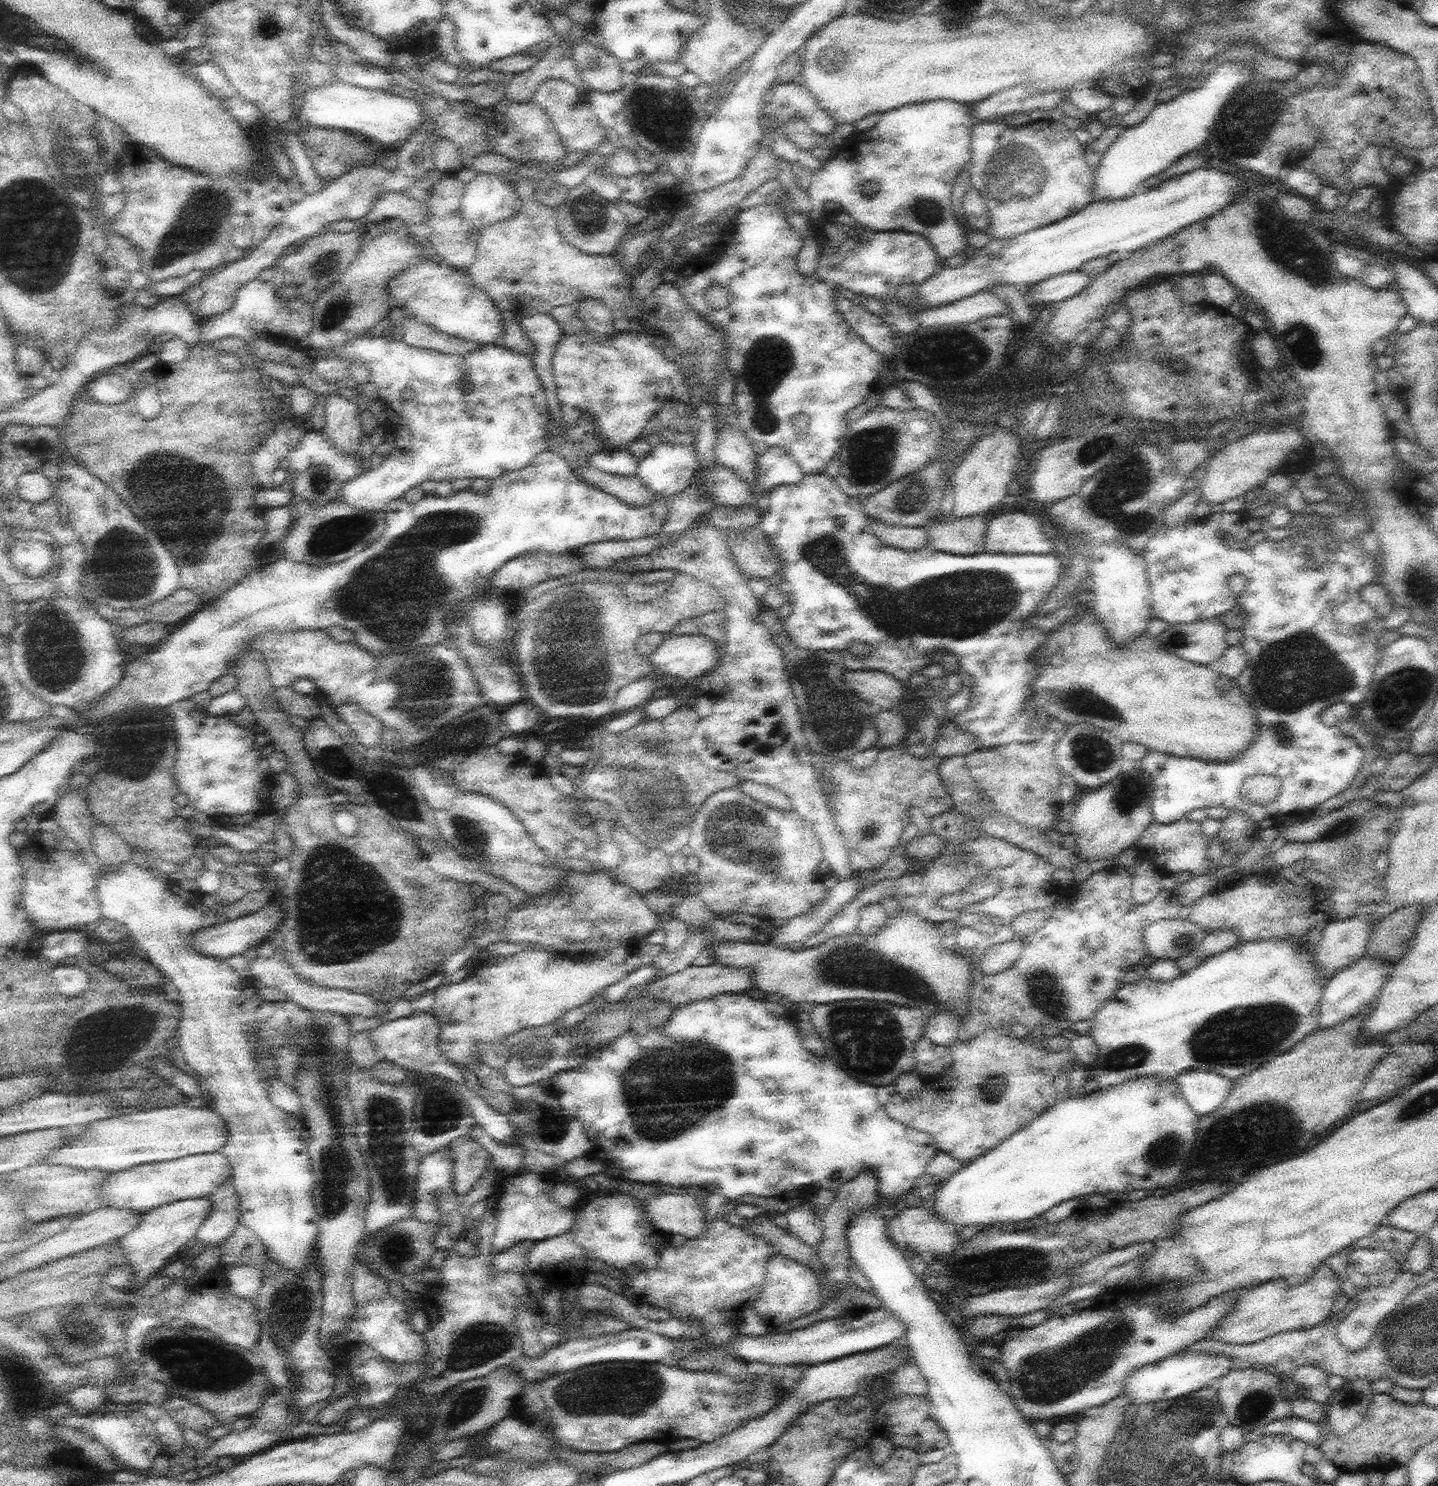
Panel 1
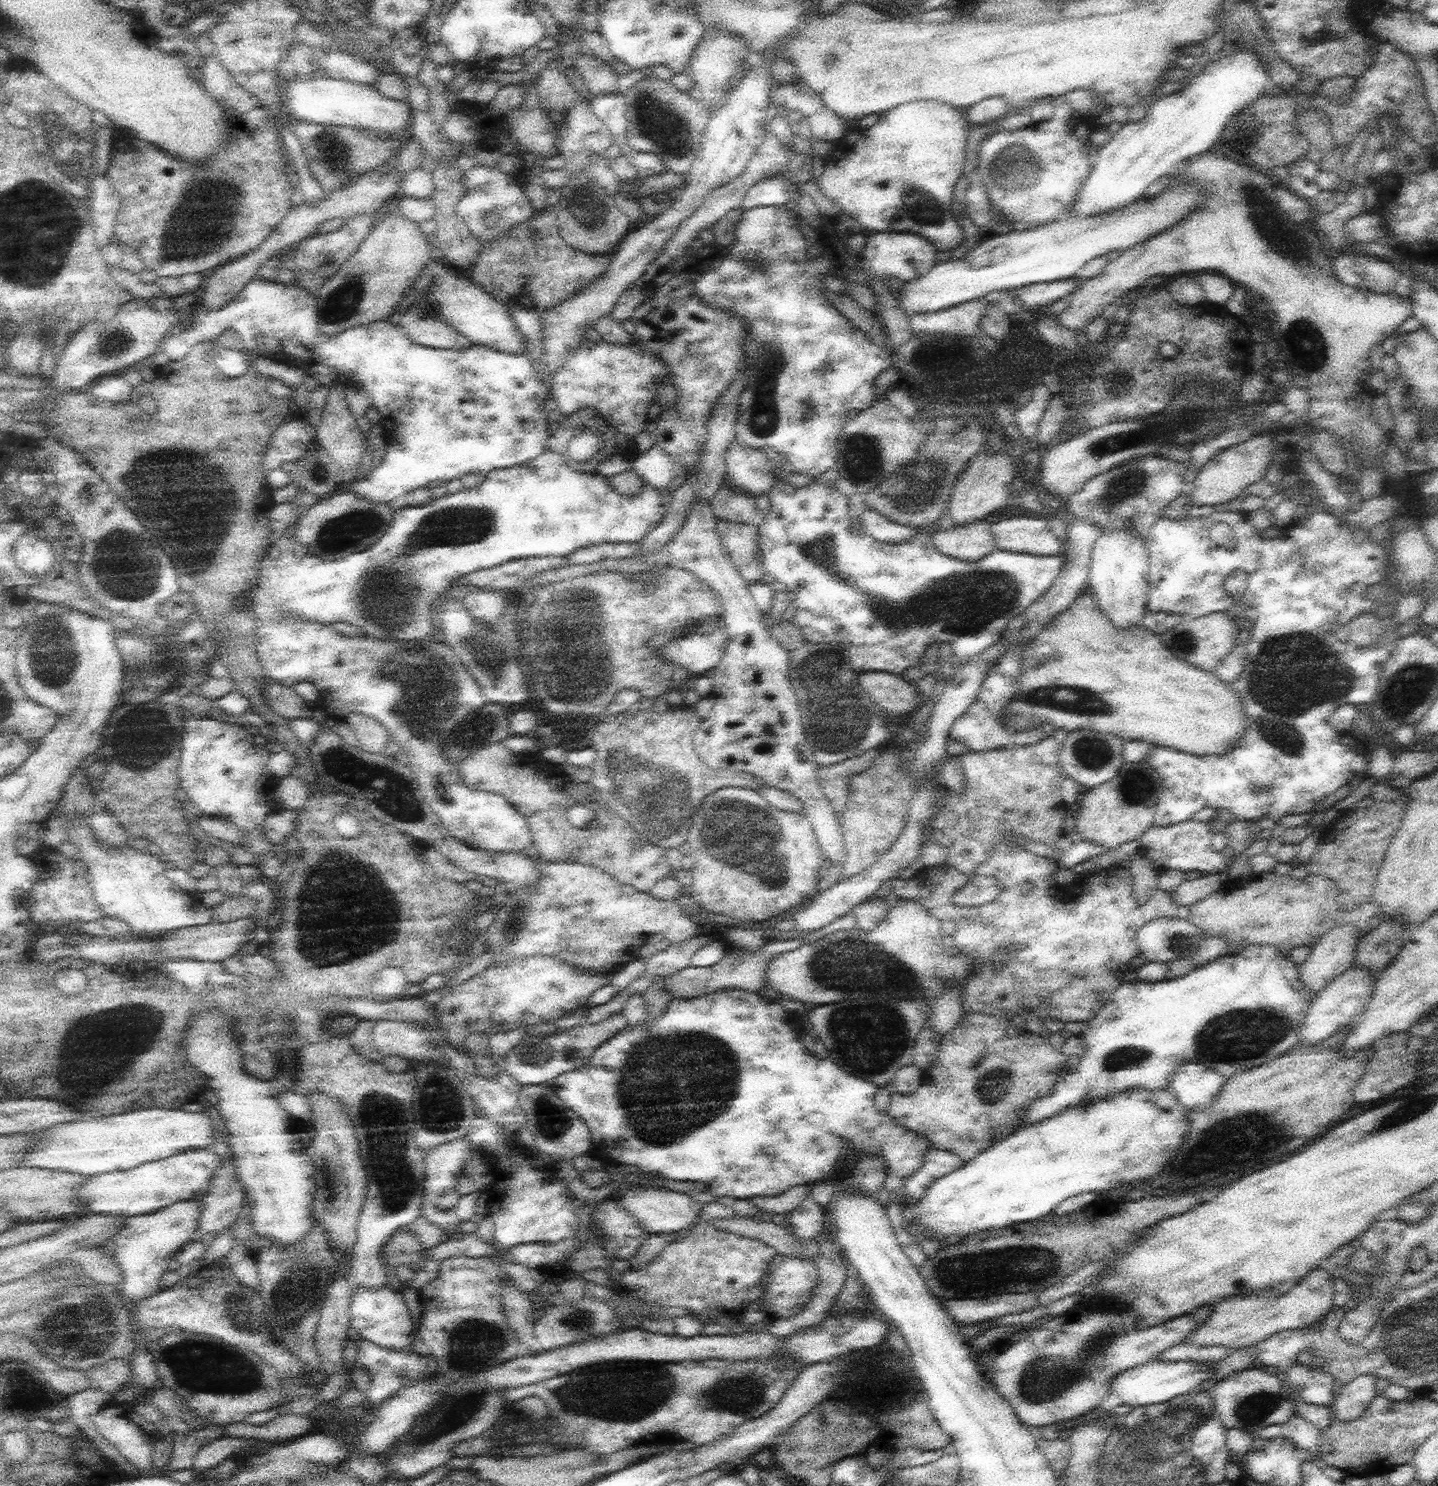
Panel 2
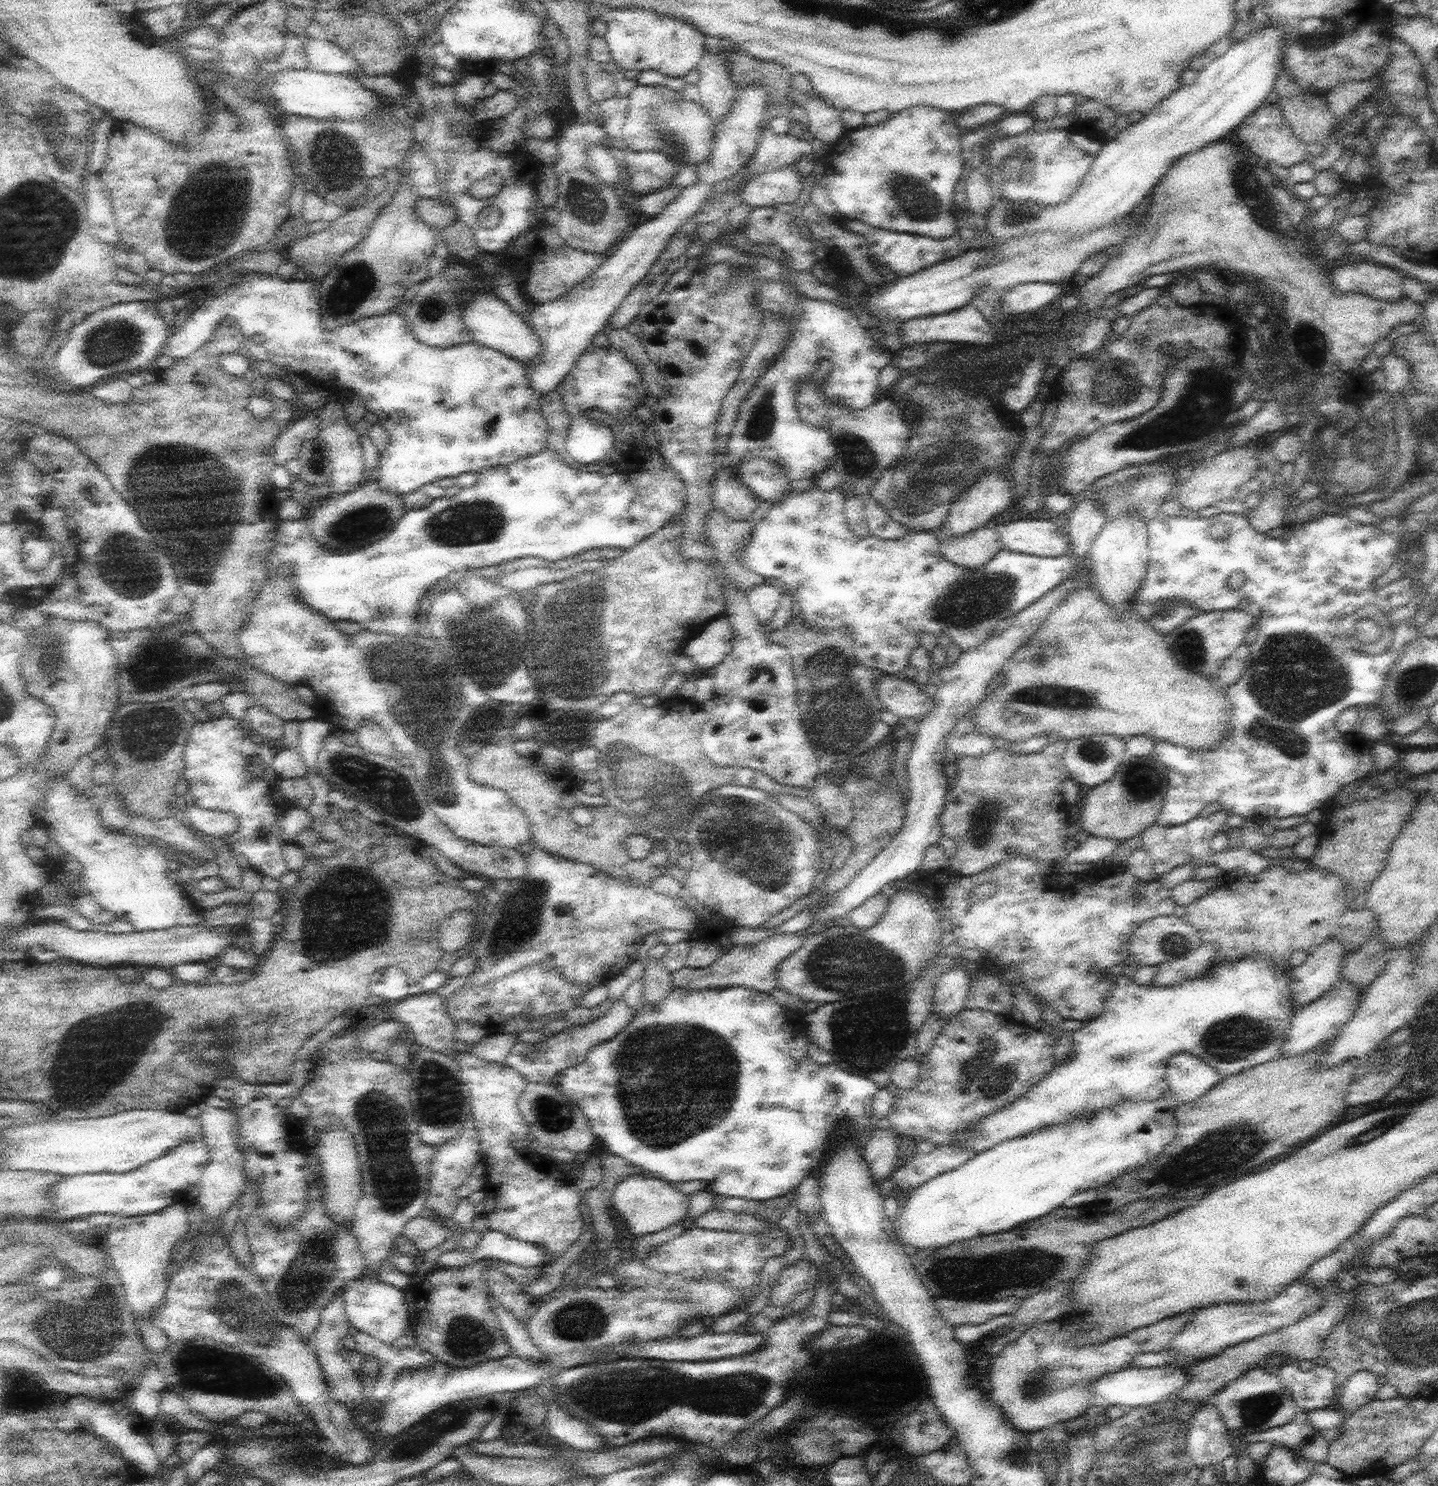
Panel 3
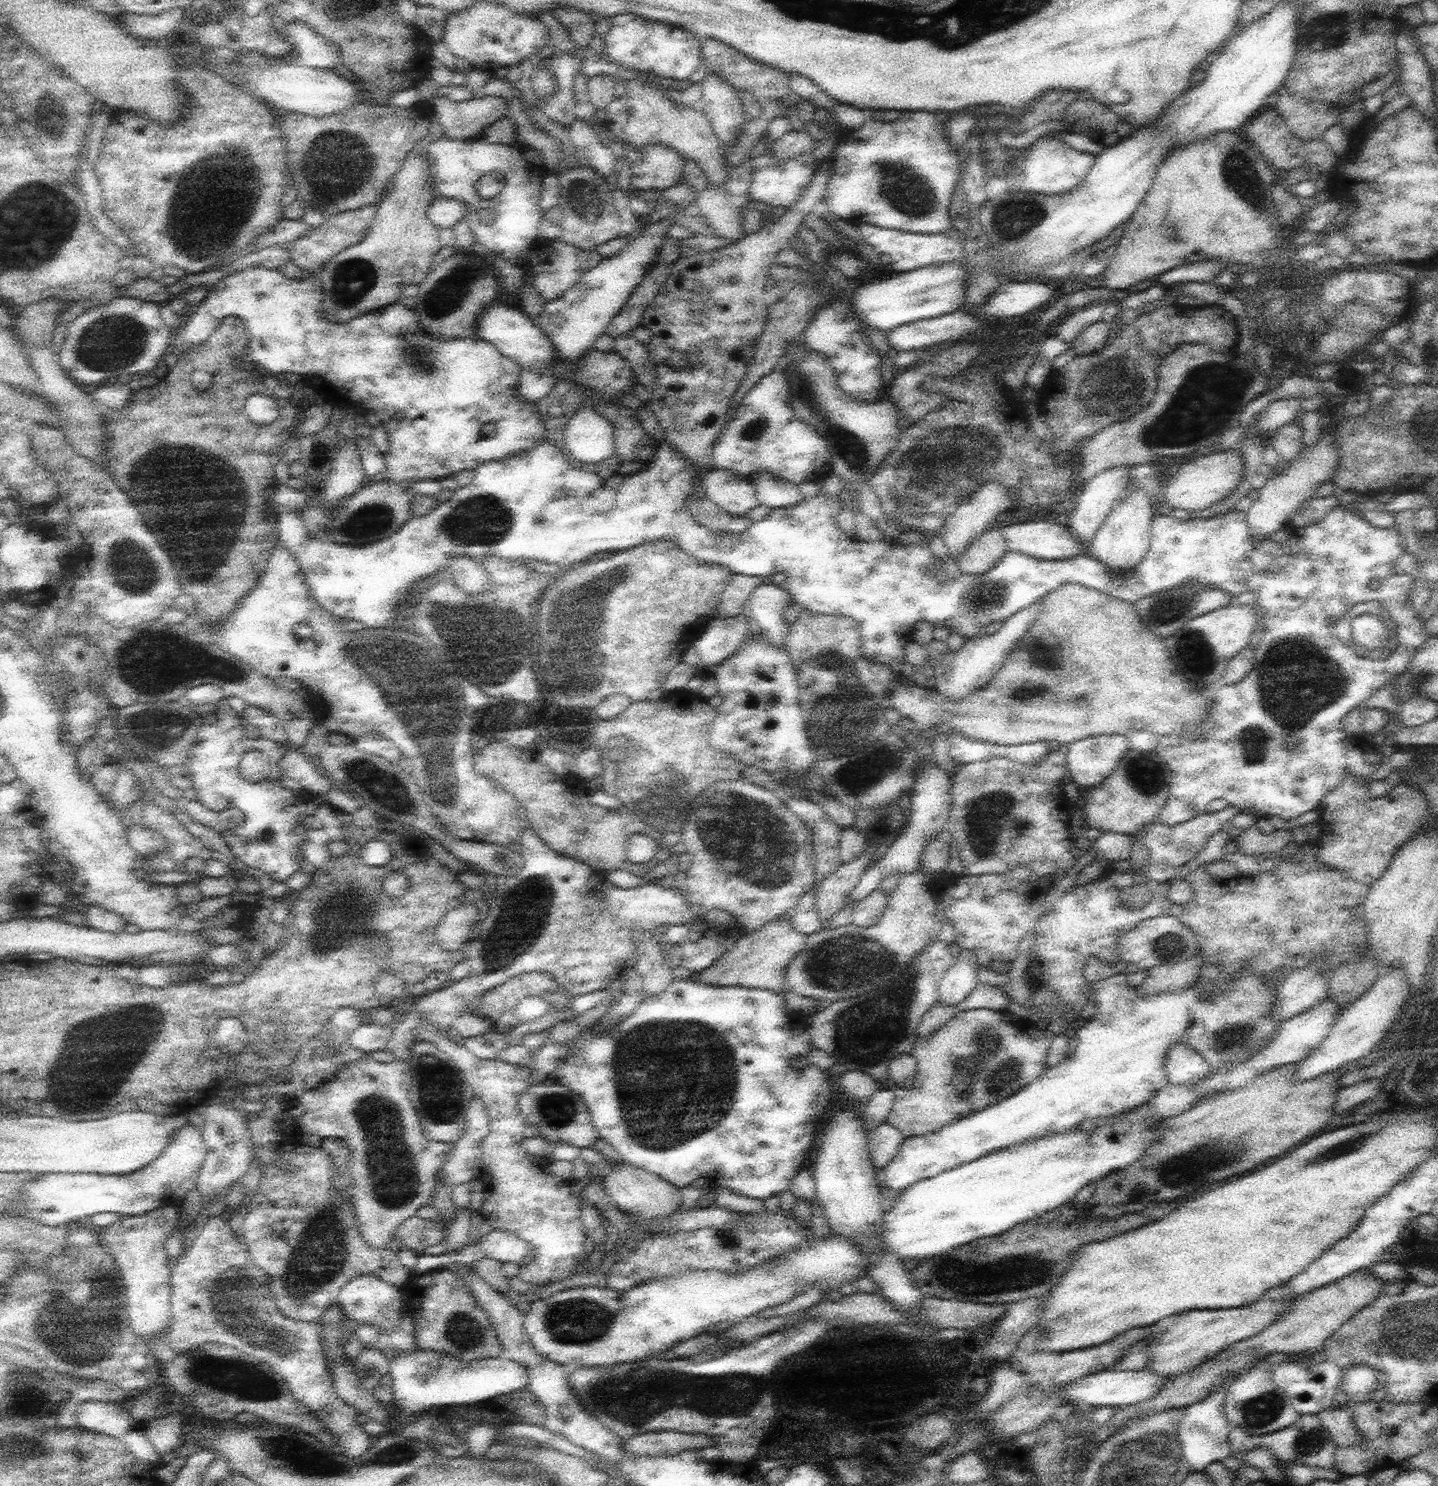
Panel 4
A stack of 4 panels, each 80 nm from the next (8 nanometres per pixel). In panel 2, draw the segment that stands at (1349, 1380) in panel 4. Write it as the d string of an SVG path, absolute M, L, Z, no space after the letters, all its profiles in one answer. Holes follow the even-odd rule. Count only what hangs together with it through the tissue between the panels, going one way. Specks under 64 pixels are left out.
M1363 1374L1343 1384L1330 1404L1334 1410L1335 1421L1352 1423L1362 1417L1370 1403L1381 1393L1382 1383L1373 1374Z

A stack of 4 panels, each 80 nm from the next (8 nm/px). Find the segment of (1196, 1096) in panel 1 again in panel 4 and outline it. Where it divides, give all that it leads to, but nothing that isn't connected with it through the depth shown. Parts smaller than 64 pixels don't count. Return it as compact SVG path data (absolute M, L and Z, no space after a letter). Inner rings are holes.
M1178 1044L1169 1048L1164 1064L1167 1083L1176 1086L1202 1085L1212 1075L1206 1059L1188 1045Z

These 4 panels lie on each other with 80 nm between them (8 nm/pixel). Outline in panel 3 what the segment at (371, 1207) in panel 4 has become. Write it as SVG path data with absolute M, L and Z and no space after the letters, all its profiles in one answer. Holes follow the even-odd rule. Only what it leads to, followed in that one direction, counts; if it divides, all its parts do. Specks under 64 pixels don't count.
M348 1031L337 1039L324 1043L317 1050L316 1070L310 1082L301 1088L299 1097L310 1107L309 1122L318 1133L327 1131L330 1125L344 1125L354 1137L361 1170L362 1196L356 1205L351 1227L362 1252L367 1271L359 1278L378 1278L379 1268L391 1257L393 1242L402 1234L412 1219L426 1210L429 1195L431 1162L439 1146L422 1142L418 1132L413 1106L409 1097L412 1078L407 1067L398 1067L390 1061L375 1060L357 1041L357 1031Z

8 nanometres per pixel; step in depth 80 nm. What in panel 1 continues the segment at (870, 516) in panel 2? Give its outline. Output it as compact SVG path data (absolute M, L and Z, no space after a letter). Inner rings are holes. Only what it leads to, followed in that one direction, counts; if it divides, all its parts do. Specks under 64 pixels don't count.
M868 518L868 522L870 528L886 545L904 550L920 550L929 544L926 527L894 527L870 518Z

